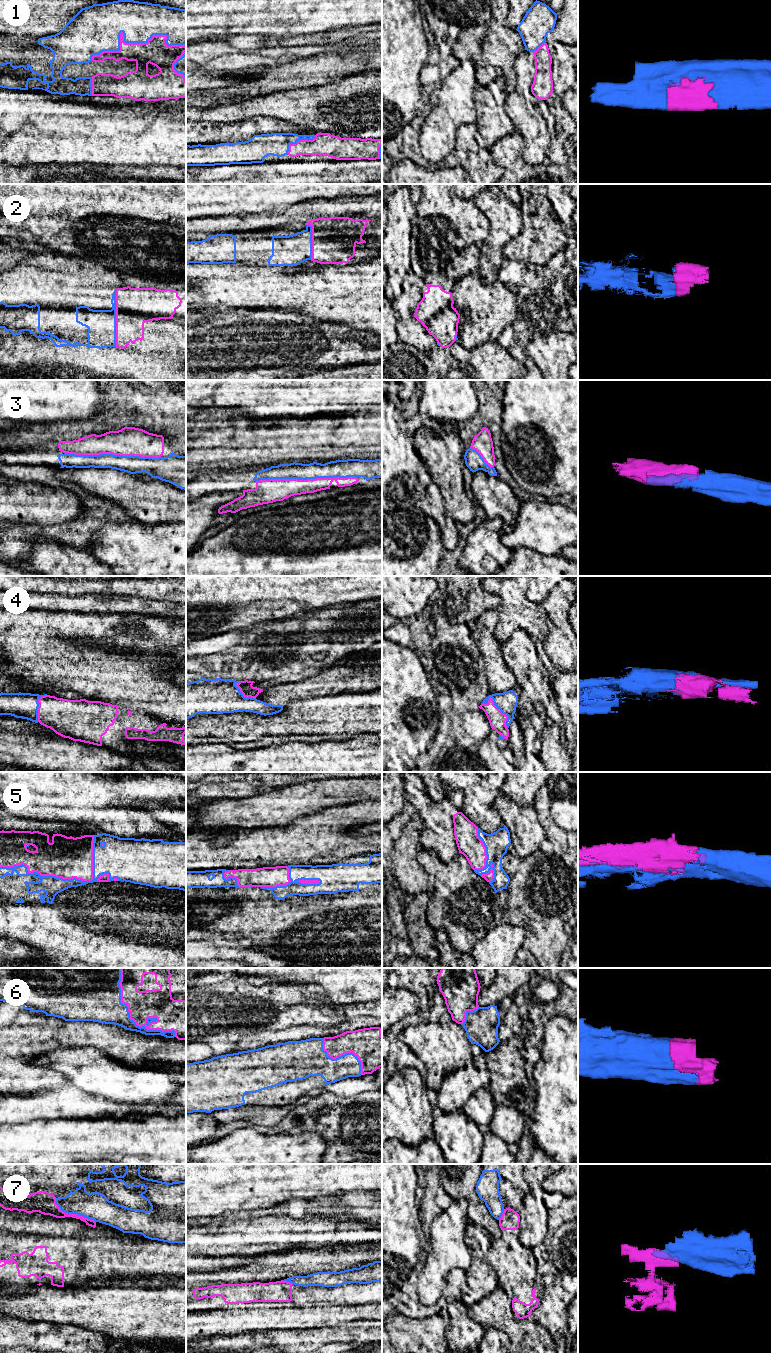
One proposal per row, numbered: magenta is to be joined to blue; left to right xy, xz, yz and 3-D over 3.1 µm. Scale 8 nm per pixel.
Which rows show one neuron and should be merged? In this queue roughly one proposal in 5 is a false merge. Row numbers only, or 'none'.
1, 2, 3, 4, 5, 6

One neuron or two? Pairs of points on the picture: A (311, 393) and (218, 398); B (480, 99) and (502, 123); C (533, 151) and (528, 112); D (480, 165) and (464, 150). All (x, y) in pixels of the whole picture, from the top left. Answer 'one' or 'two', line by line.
A: one
B: one
C: one
D: one

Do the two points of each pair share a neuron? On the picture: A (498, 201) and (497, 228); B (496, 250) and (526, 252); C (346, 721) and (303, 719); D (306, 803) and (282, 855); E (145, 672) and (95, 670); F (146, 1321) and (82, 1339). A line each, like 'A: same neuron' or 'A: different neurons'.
A: same neuron
B: different neurons
C: same neuron
D: different neurons
E: same neuron
F: different neurons

